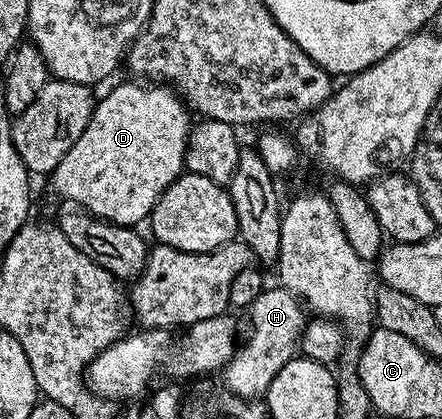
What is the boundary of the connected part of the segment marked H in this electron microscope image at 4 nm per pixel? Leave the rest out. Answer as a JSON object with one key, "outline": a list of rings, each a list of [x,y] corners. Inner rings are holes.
{"outline":[[[269,286],[254,301],[250,308],[252,314],[252,332],[248,340],[239,344],[232,360],[222,368],[223,386],[241,397],[264,397],[268,394],[270,381],[278,377],[280,370],[288,362],[297,358],[300,334],[304,332],[306,308],[296,296],[285,287]]]}

